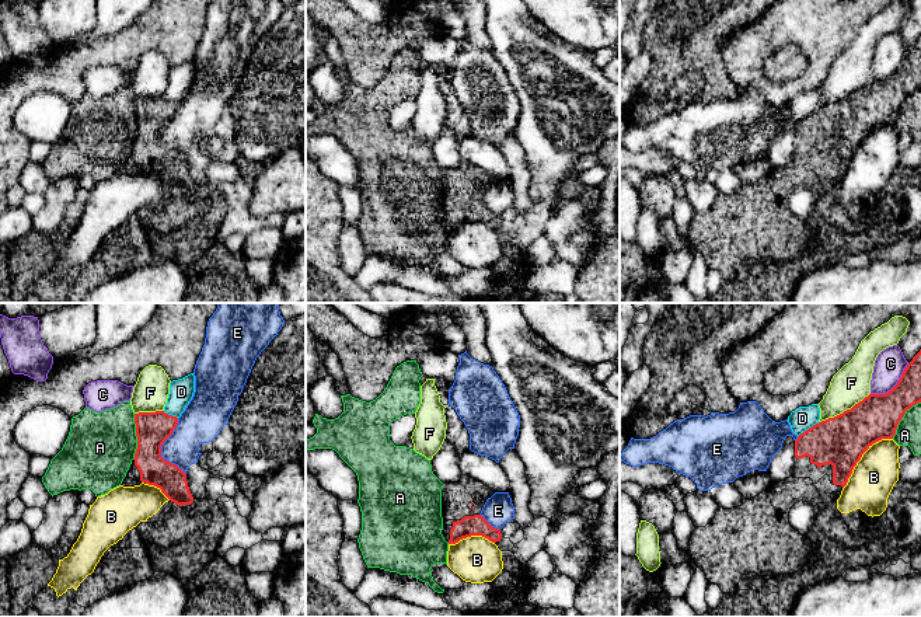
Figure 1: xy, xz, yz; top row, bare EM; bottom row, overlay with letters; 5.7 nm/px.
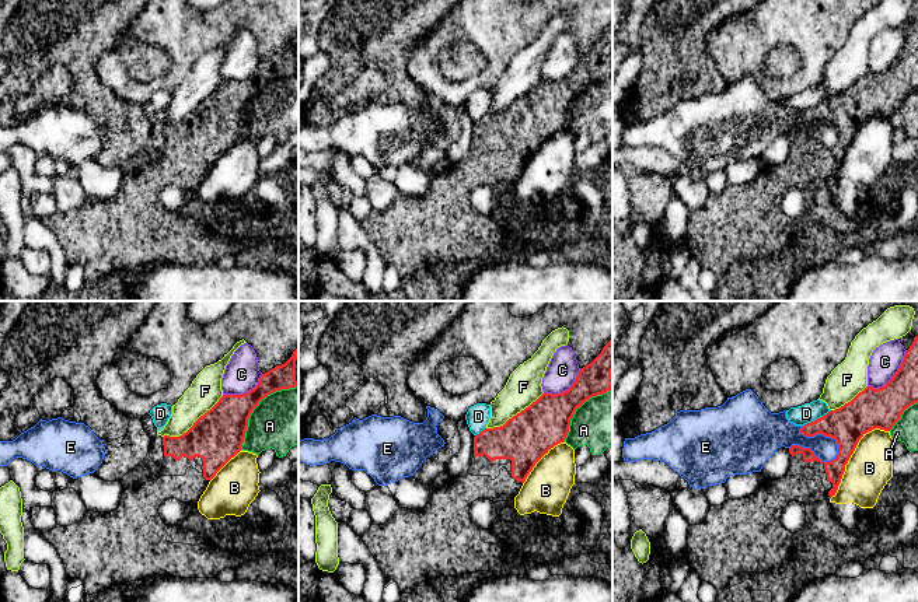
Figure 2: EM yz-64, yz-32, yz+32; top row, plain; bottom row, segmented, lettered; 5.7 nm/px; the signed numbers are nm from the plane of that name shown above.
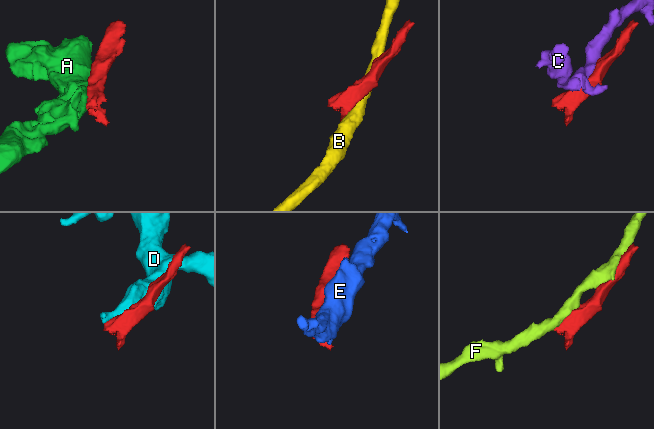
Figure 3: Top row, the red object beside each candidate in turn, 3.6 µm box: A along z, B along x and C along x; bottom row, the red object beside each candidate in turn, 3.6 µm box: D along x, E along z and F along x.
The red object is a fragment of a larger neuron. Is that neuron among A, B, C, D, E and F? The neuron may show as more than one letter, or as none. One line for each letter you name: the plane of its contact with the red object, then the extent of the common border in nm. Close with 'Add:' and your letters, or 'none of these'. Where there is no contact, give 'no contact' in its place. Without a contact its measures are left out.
Add: none of these

